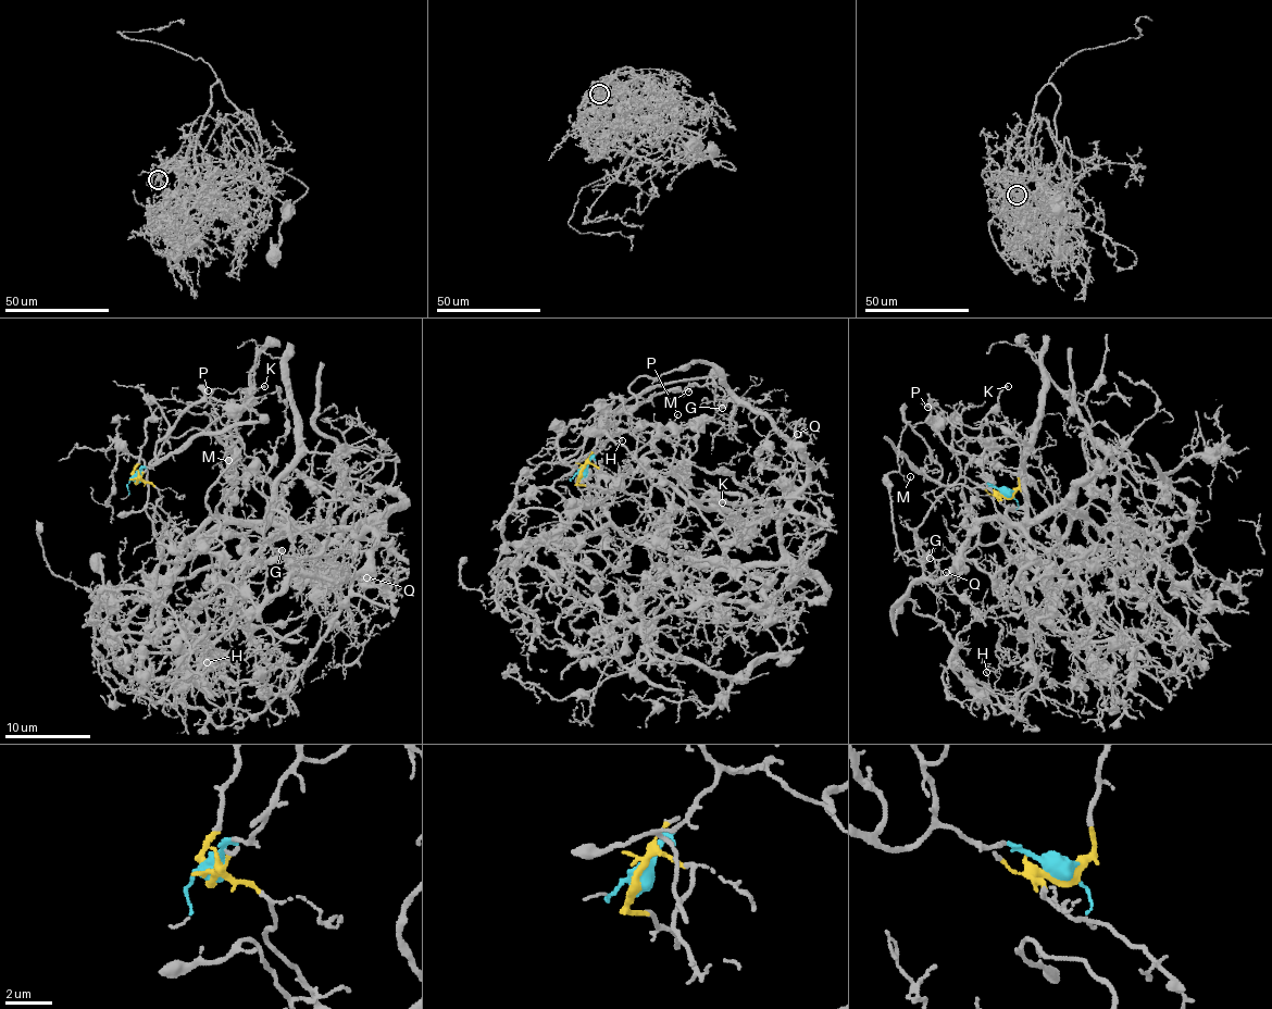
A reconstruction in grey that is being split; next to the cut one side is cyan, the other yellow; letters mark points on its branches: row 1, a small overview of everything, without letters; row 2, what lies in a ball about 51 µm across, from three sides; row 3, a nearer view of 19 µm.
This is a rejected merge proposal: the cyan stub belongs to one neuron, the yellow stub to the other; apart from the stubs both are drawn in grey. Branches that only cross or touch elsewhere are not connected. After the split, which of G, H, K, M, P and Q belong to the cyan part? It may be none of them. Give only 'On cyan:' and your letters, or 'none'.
On cyan: G, K, M

